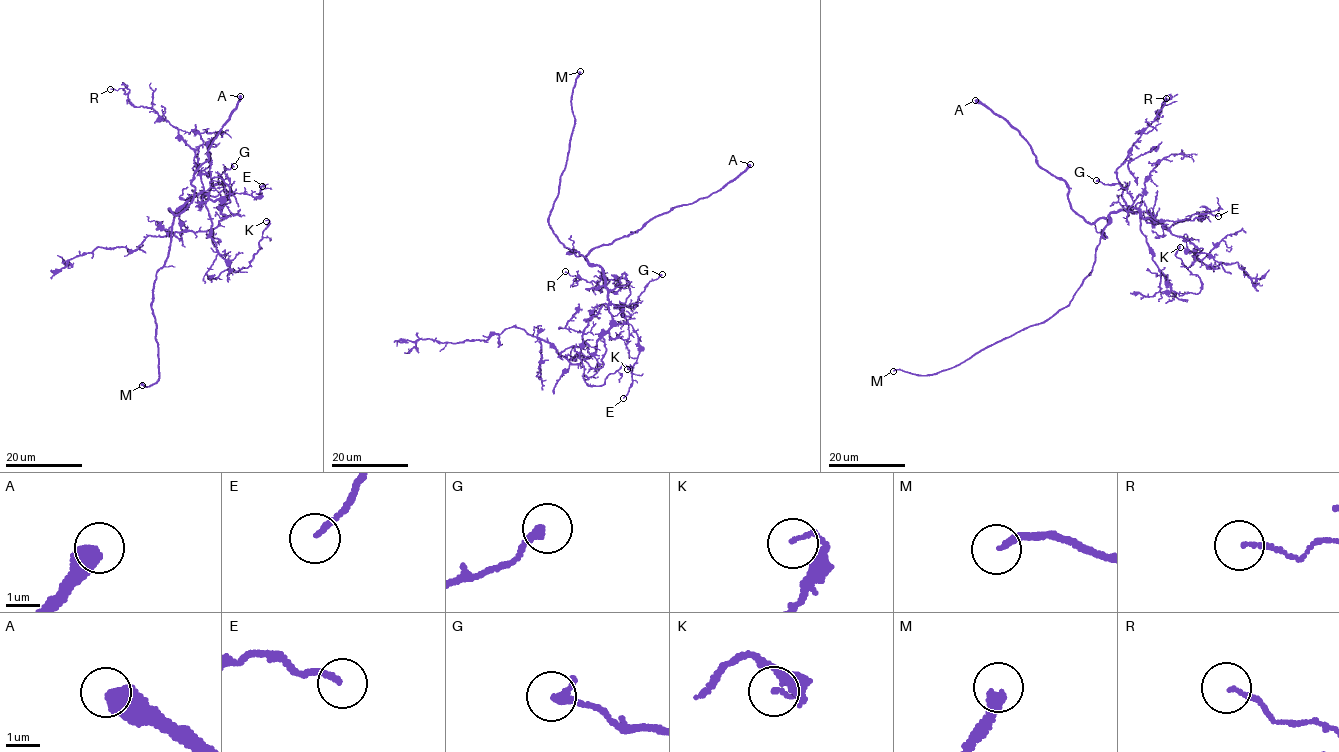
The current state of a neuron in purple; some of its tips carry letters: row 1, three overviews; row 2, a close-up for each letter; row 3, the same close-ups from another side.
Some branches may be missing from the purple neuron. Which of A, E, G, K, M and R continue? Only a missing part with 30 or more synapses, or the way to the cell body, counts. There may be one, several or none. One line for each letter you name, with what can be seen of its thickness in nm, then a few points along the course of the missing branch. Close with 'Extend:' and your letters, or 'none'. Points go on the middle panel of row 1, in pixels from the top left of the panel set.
A: Thickness 550 nm. Course of what is missing: (750, 164), (760, 163), (752, 164), (759, 173), (772, 166), (795, 166), (767, 189)
M: Thickness 260 nm
Extend: A, M

